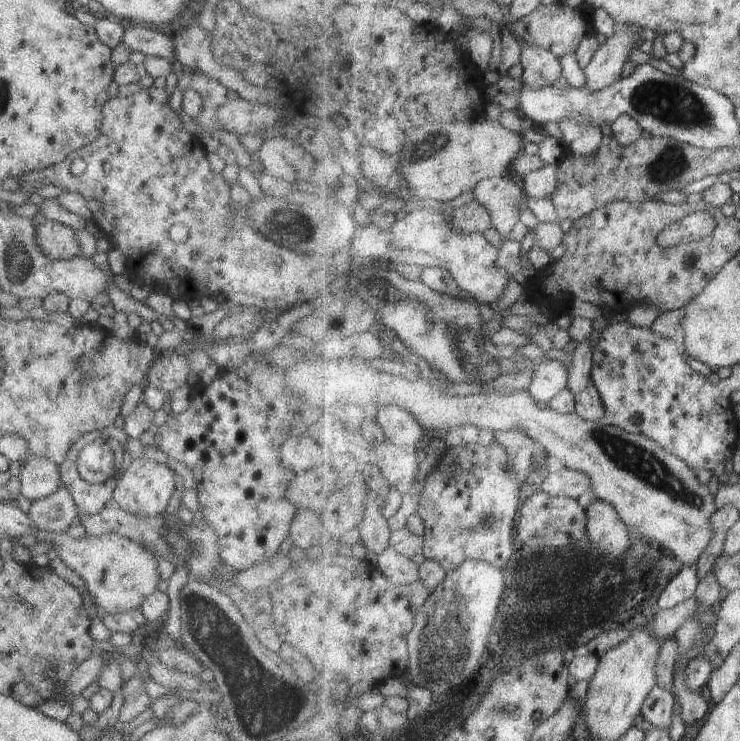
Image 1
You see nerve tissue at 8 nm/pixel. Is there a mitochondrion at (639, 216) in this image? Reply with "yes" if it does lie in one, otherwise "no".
no

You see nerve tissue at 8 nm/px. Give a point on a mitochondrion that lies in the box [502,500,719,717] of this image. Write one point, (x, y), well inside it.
(539, 663)

